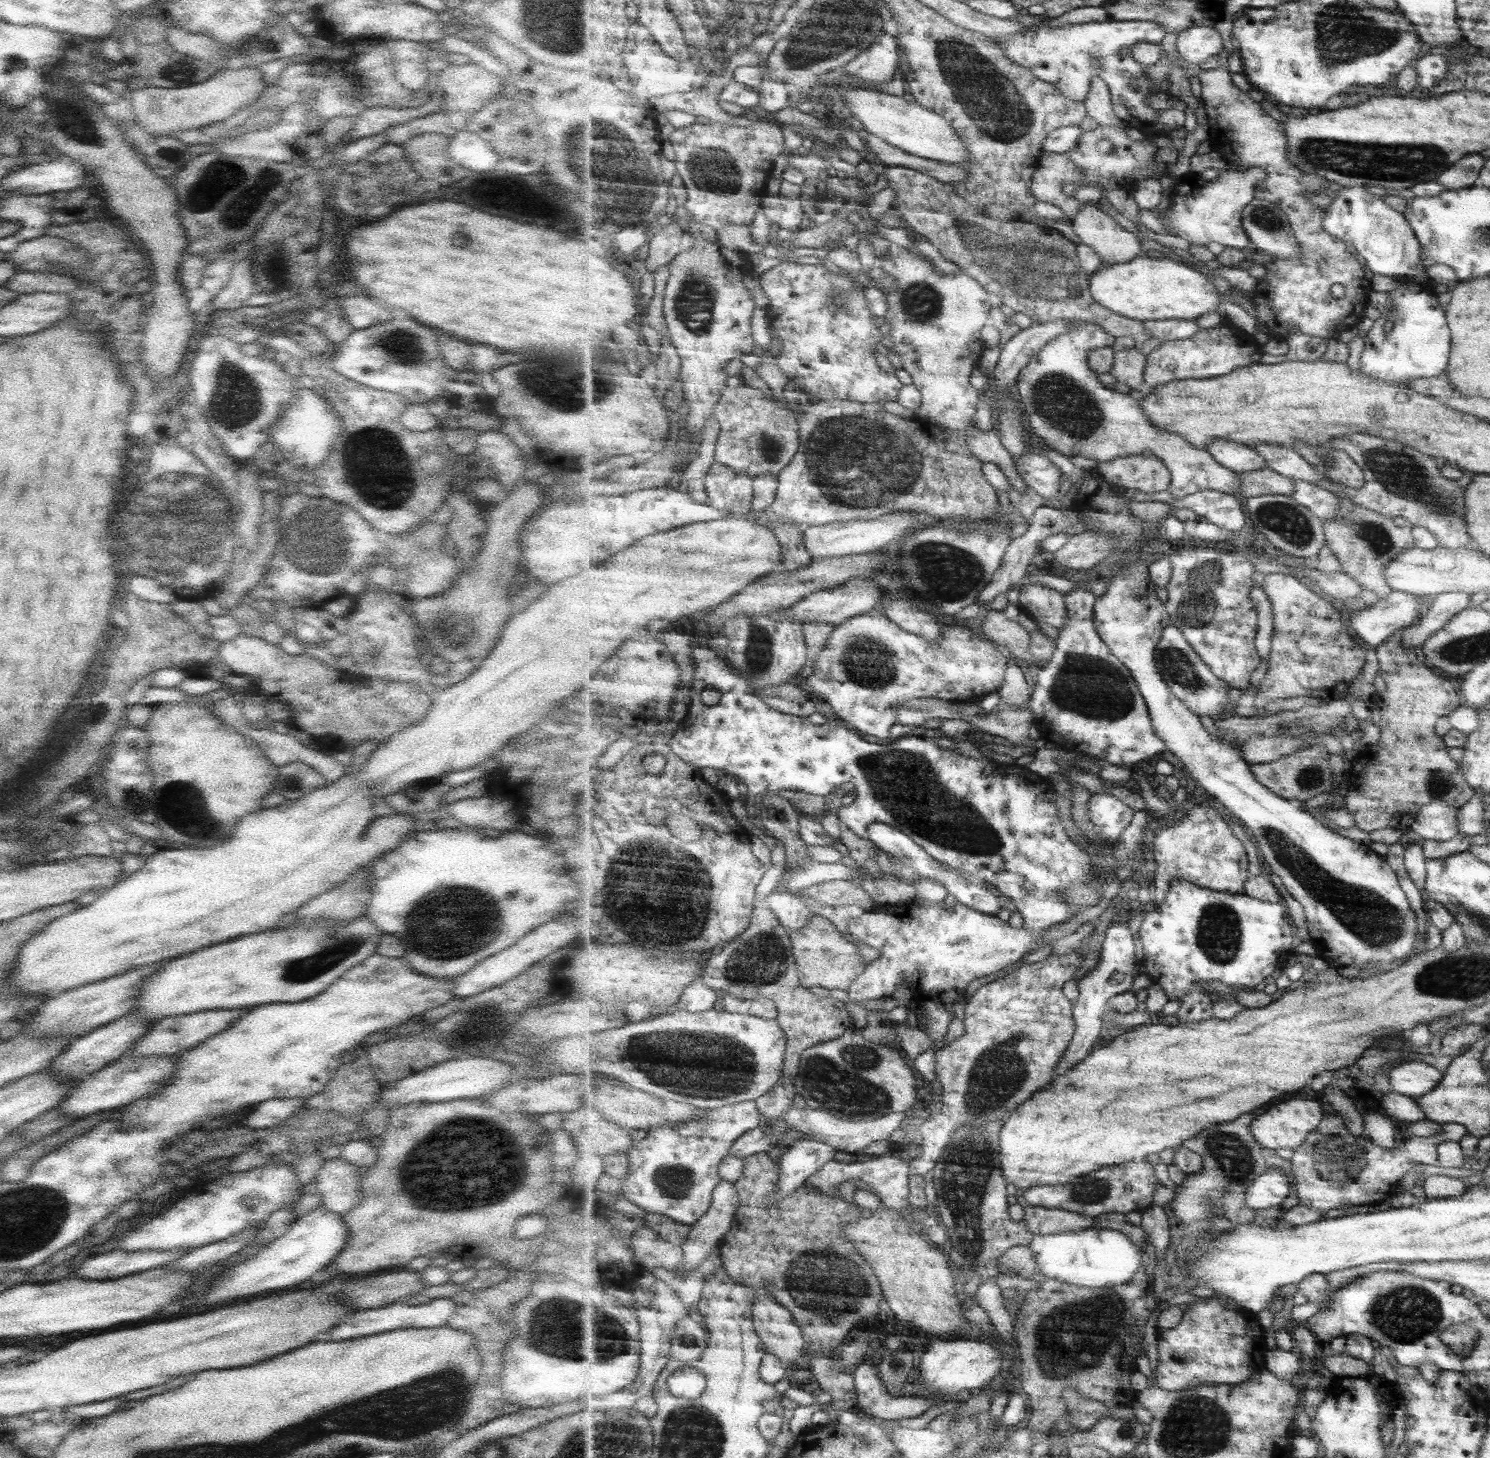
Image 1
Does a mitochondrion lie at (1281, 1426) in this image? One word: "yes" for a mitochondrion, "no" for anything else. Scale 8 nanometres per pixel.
no

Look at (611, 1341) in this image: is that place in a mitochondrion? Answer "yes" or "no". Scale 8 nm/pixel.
yes

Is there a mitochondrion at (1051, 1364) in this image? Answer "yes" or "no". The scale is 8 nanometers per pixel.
yes

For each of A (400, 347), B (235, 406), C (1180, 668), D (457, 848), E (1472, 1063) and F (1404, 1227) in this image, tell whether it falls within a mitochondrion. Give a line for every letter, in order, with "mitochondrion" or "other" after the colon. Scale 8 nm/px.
A: mitochondrion
B: mitochondrion
C: mitochondrion
D: other
E: other
F: other

